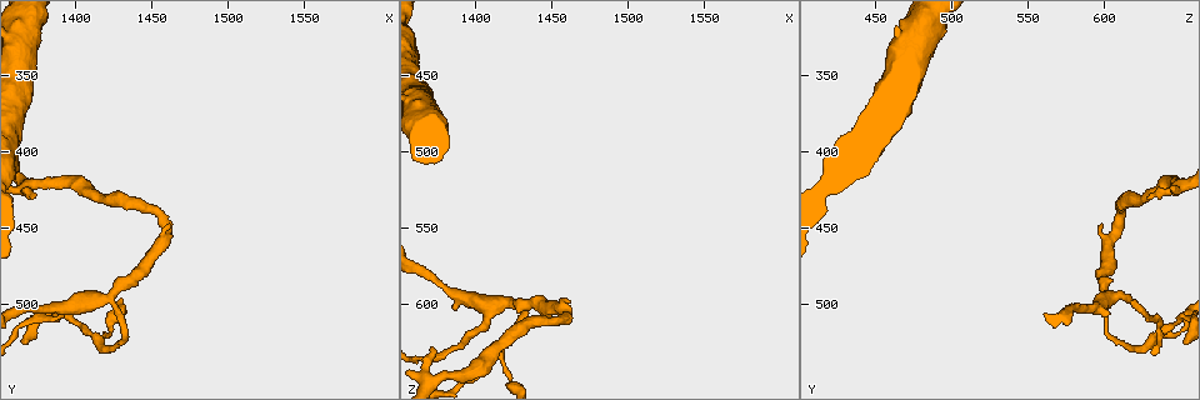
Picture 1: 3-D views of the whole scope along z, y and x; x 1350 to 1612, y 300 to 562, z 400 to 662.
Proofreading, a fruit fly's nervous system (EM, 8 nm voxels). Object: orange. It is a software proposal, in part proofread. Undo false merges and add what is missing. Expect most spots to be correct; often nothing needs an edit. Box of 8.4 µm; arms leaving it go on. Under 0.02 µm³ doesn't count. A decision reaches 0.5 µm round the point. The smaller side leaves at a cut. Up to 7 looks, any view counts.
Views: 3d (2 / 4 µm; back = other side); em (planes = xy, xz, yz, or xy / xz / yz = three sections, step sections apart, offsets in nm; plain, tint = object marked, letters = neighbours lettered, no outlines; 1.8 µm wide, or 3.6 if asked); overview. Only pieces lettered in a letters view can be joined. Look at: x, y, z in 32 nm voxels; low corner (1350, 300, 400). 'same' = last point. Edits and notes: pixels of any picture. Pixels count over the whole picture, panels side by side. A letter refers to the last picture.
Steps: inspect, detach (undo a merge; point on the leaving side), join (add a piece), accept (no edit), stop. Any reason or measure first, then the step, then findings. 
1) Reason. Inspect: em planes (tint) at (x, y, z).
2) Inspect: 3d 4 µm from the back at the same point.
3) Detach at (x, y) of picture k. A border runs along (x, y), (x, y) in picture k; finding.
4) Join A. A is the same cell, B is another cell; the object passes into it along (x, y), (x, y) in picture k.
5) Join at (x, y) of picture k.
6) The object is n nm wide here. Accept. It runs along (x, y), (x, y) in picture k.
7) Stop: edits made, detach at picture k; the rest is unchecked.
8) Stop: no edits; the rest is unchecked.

Sharp bend. Inspect: em planes (letters) at (1460, 448, 608).

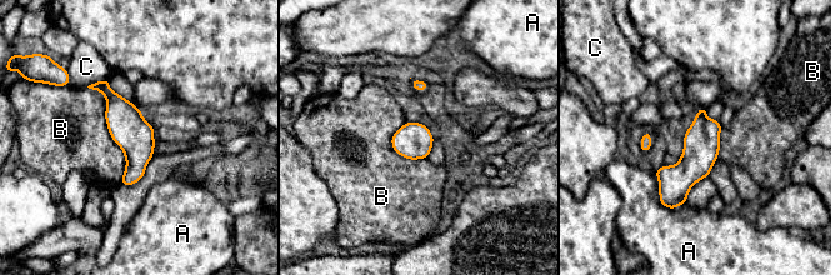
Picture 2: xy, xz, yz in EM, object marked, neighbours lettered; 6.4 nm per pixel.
Accept. A, B and C are other cells; it runs along (96, 85), (133, 134), (130, 181) in picture 2; continuous, no second cell.

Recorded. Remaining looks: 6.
Inspect: 3d 4 µm from the back at (1422, 496, 600).

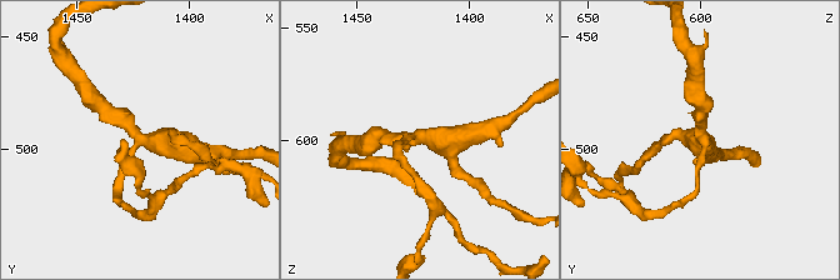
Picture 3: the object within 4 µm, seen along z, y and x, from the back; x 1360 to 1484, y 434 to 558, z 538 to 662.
4 arms meet here; shape alone is not enough. Inspect: em planes (letters) at (1422, 496, 598).

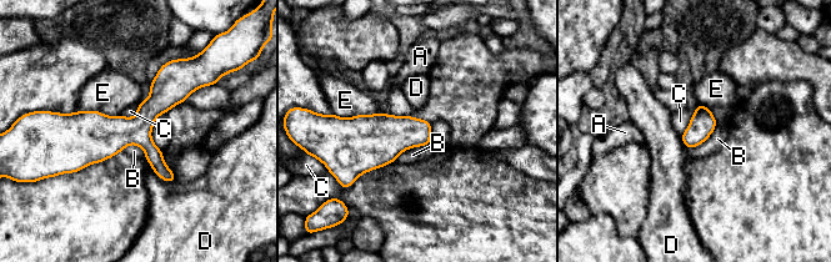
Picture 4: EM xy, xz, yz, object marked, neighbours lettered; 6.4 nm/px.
The longest contact is with E, 320 nm. Accept. A, B, C, D and E are other cells; it runs along (195, 84), (133, 127), (63, 125) in picture 4; continuous, no second cell.

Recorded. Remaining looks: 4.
Branch stops here. Inspect: em planes (plain) at (1372, 430, 630).

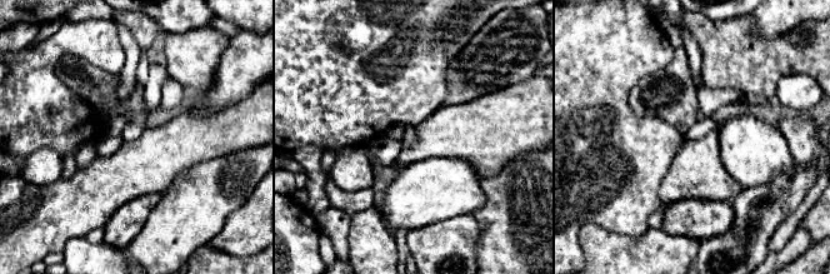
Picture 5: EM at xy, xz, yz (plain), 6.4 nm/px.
What lies round it. Inspect: em planes (letters) at the same point.

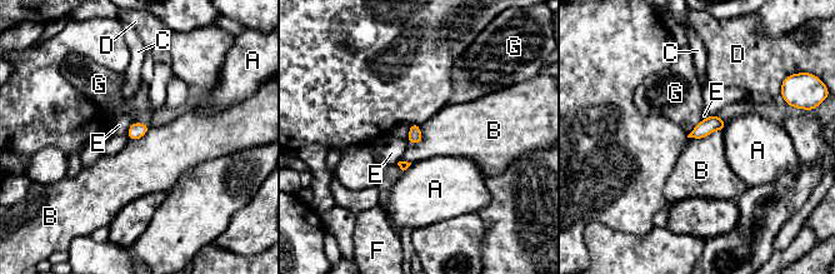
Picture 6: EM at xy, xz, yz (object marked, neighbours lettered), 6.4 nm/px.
Accept. A, B, C, D, E, F and G are other cells; a border runs along (721, 130), (688, 138) in picture 6; no lettered piece goes on from it.

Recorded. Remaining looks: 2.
Stop: no edits; the rest is unchecked.

